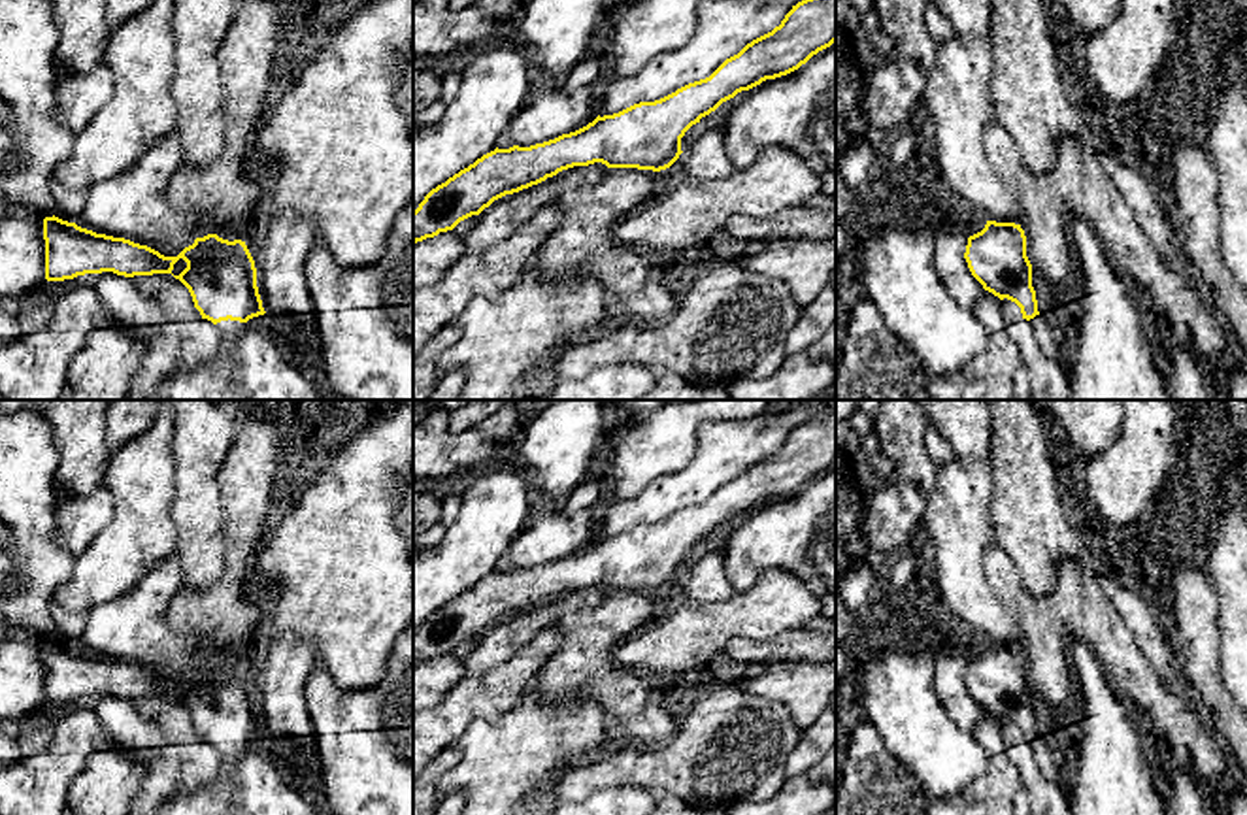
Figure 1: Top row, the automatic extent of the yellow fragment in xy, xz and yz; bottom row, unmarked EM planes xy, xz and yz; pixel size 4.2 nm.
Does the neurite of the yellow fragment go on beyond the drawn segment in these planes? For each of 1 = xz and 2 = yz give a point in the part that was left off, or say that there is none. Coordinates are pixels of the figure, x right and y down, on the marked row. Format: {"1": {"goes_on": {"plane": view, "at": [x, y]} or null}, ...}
{"1": {"goes_on": null}, "2": {"goes_on": null}}

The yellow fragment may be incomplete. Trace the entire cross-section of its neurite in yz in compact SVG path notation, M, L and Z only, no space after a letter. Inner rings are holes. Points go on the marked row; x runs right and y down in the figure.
M987 221L981 232L968 238L964 258L983 289L1015 302L1023 319L1039 315L1021 225Z

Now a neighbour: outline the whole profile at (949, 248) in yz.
M941 232L934 236L934 266L953 300L972 309L983 292L983 285L972 275L964 258L968 236Z

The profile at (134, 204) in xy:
M174 130L153 141L134 166L87 189L75 225L177 257L200 228L196 209L174 208L168 198L170 177L181 164L181 140Z

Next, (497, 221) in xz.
M602 162L574 166L538 185L494 200L477 215L474 228L462 236L464 253L481 253L485 247L498 243L540 208L558 202L572 189L600 183L609 170Z

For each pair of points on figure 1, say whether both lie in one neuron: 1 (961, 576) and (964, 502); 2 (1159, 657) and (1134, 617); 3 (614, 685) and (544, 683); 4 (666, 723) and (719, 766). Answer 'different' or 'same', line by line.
1: same
2: same
3: same
4: different

